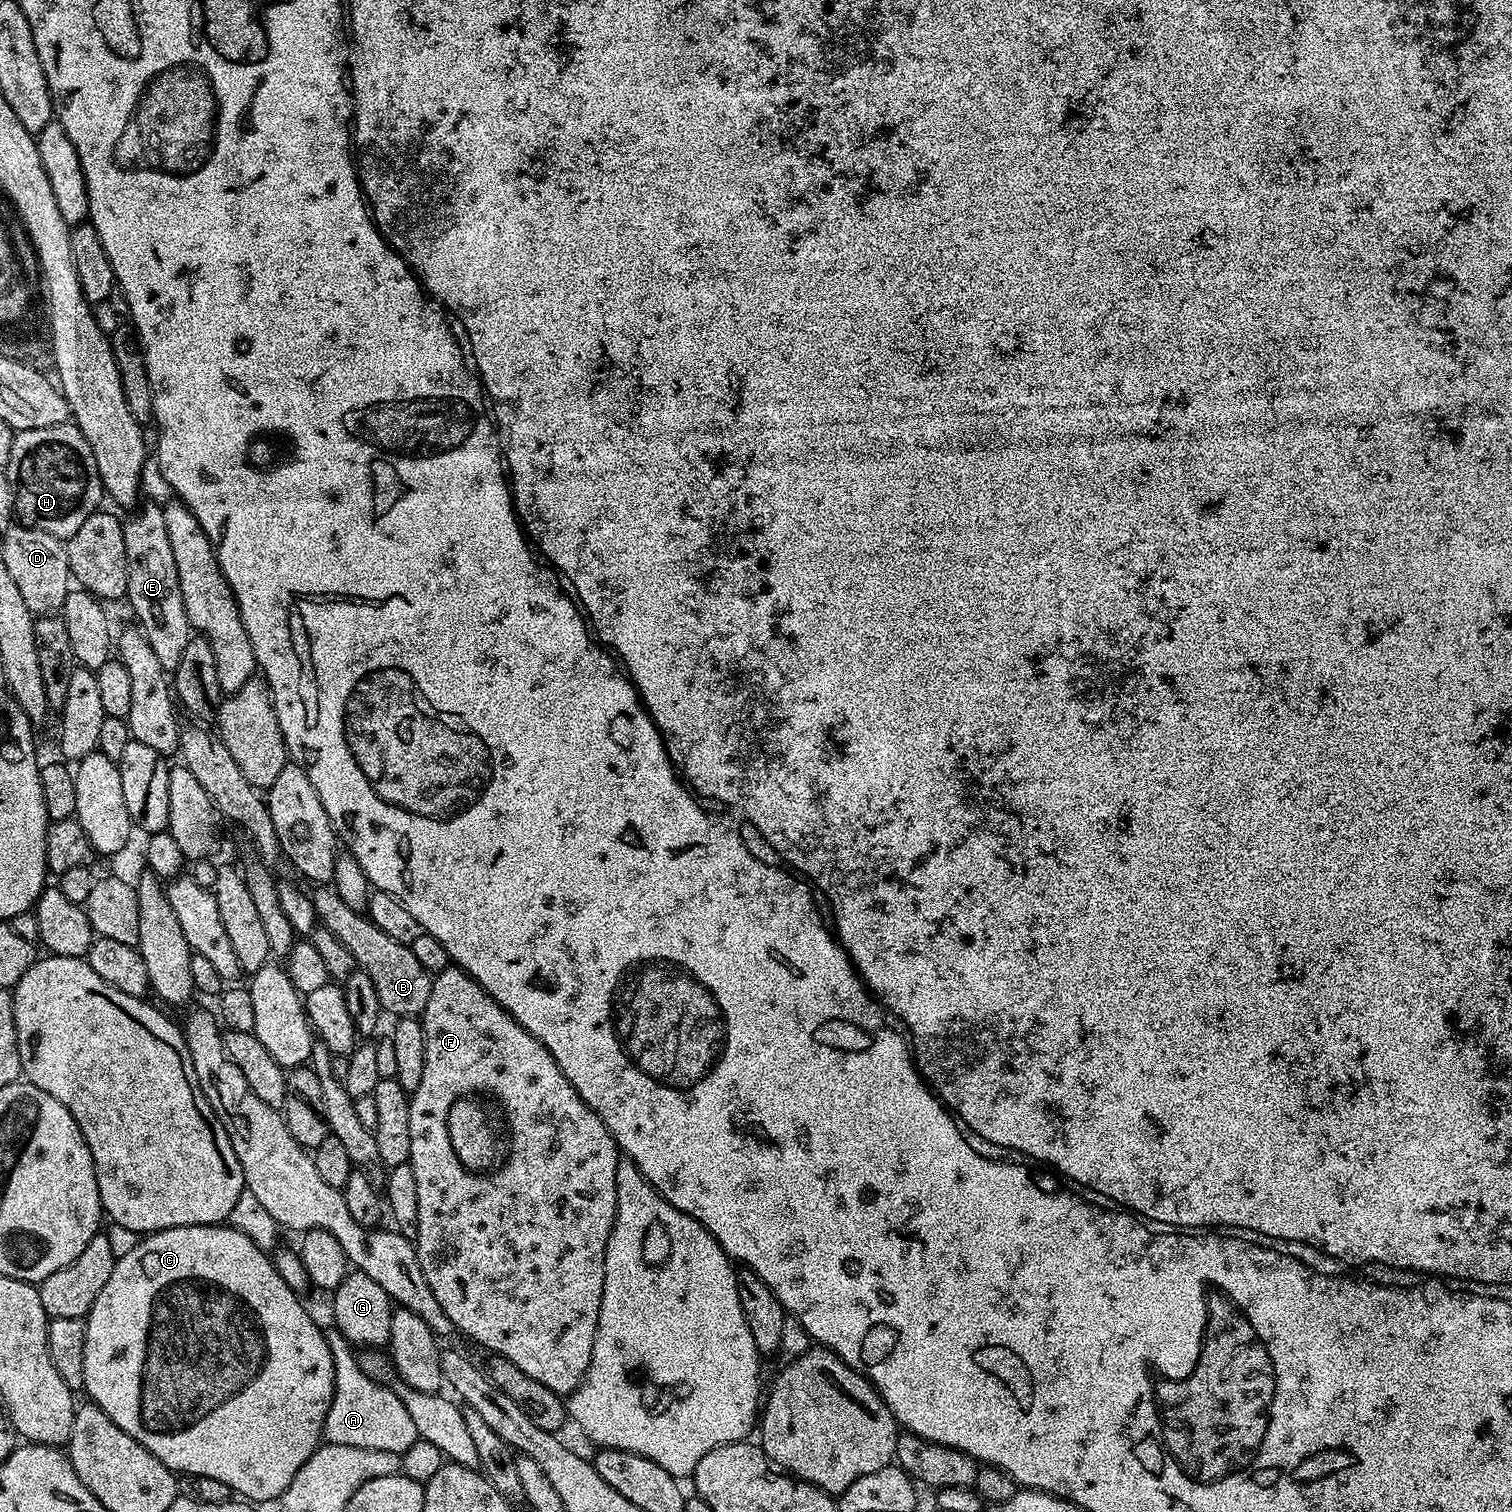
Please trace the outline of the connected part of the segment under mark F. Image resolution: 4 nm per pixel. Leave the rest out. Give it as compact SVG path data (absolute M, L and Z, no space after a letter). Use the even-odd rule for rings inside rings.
M449 966L435 973L432 976L430 1002L426 1002L422 1013L422 1023L424 1033L426 1034L426 1067L422 1070L422 1082L418 1082L418 1090L410 1093L408 1101L410 1106L410 1158L408 1159L408 1164L414 1170L414 1182L418 1182L418 1230L414 1237L414 1243L416 1253L418 1254L418 1262L422 1266L422 1274L426 1274L426 1282L430 1286L434 1298L438 1298L438 1306L442 1306L442 1310L450 1318L453 1329L457 1333L461 1332L462 1335L469 1336L474 1343L481 1344L484 1348L489 1348L489 1353L510 1358L510 1362L514 1362L514 1366L518 1366L518 1370L526 1370L526 1374L530 1374L530 1378L534 1378L538 1382L542 1382L542 1386L550 1386L550 1390L561 1394L570 1394L584 1380L586 1370L590 1366L590 1354L594 1350L594 1338L596 1337L598 1314L602 1306L602 1290L604 1289L606 1242L610 1238L610 1230L616 1221L616 1171L618 1170L618 1162L622 1158L622 1153L616 1147L616 1140L610 1134L610 1130L606 1130L602 1118L598 1118L598 1114L594 1114L594 1110L590 1106L586 1106L586 1102L580 1097L578 1090L574 1090L574 1086L570 1086L566 1074L562 1074L562 1070L558 1066L556 1059L550 1054L550 1050L546 1050L546 1046L542 1042L538 1042L538 1038L534 1038L534 1034L530 1034L525 1030L509 1012L505 1012L501 1004L494 1002L494 998L490 994L486 994L486 990L482 990L482 986L473 976L469 976L468 973L455 966ZM475 1092L485 1092L486 1095L493 1096L500 1103L500 1108L504 1111L505 1118L508 1119L508 1132L512 1135L512 1153L509 1154L508 1161L504 1165L501 1163L499 1167L489 1171L487 1174L481 1174L479 1171L464 1168L462 1162L455 1156L455 1152L451 1148L450 1134L447 1130L447 1116L450 1114L451 1107L454 1106L456 1100L464 1097L475 1097L478 1094Z

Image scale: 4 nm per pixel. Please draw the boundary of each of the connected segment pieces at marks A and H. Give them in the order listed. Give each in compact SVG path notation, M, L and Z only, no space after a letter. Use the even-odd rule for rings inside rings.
M335 1326L323 1329L334 1358L334 1394L324 1419L323 1439L338 1446L364 1447L366 1450L394 1451L403 1454L418 1439L413 1419L403 1405L399 1391L387 1388L375 1376L368 1376L360 1365L353 1345Z
M72 422L17 431L6 471L16 488L16 520L25 528L44 529L63 542L98 511L100 499L106 496L94 450Z

